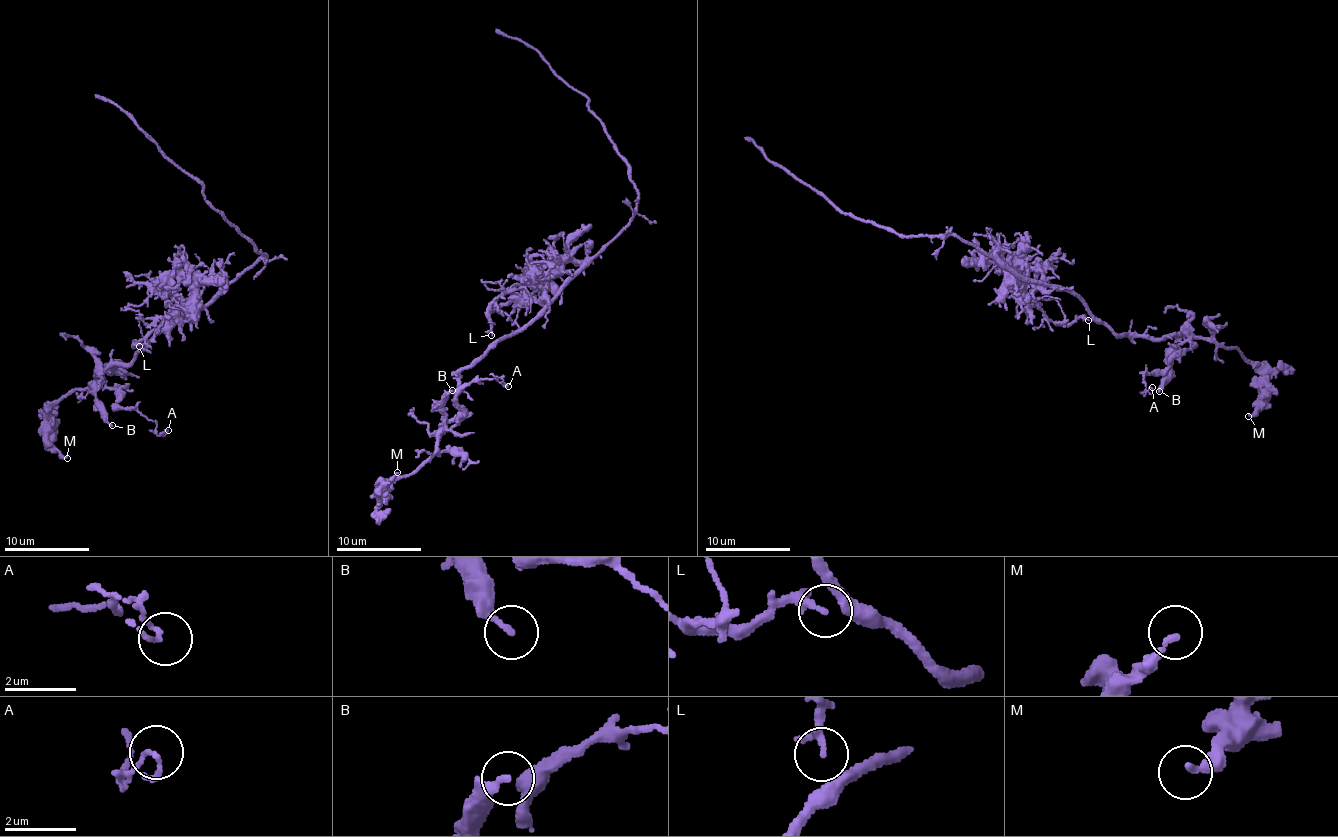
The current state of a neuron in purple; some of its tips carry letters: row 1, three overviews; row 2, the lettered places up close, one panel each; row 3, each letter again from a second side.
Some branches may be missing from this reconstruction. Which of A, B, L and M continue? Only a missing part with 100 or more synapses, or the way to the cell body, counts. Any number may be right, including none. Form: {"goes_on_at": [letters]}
{"goes_on_at": []}

